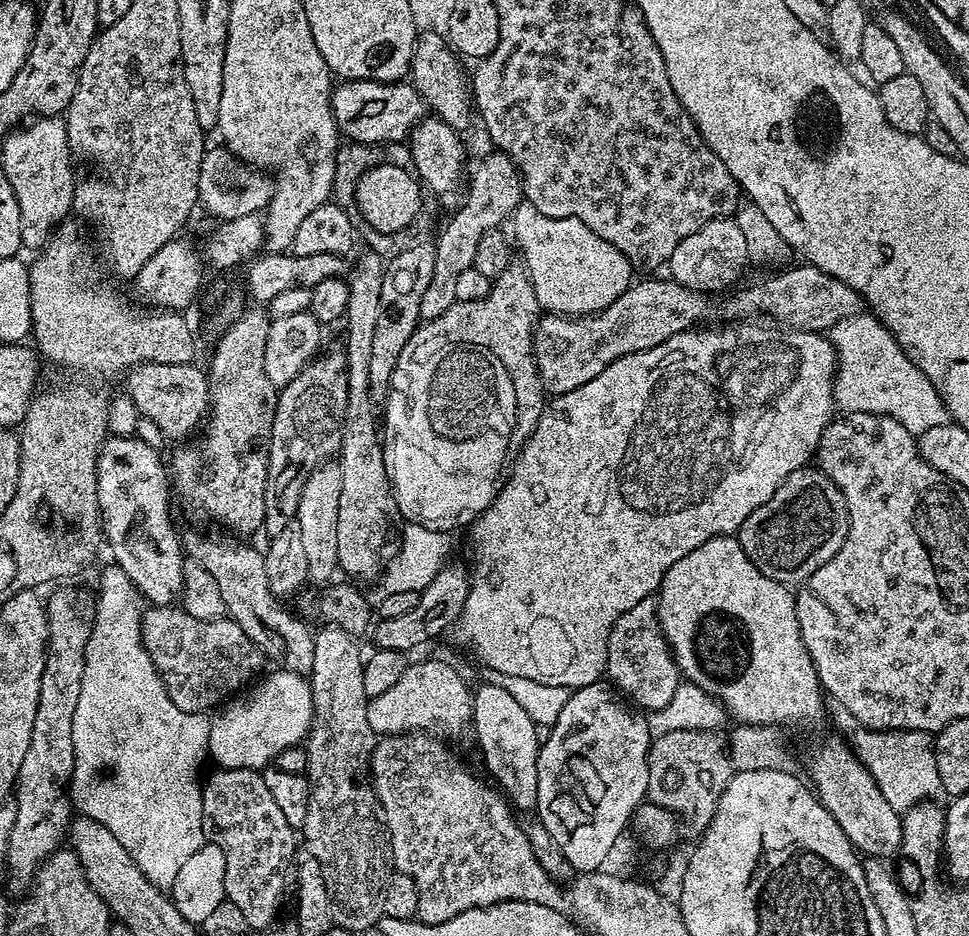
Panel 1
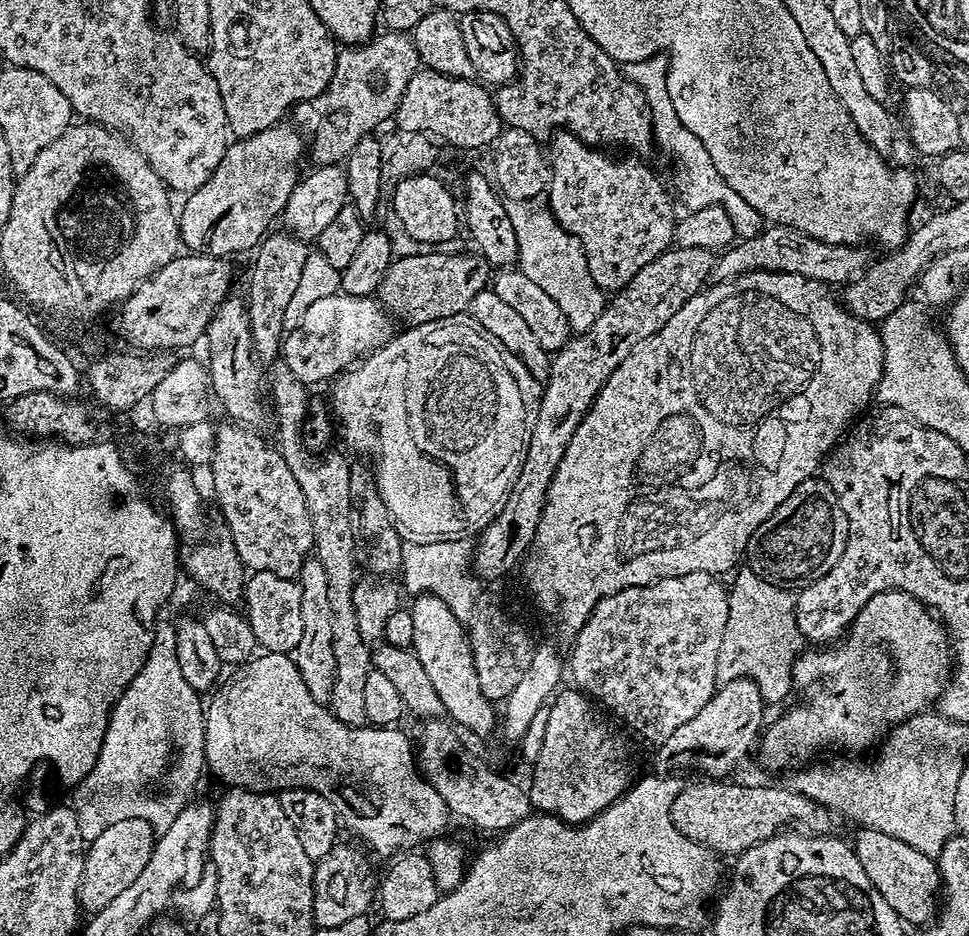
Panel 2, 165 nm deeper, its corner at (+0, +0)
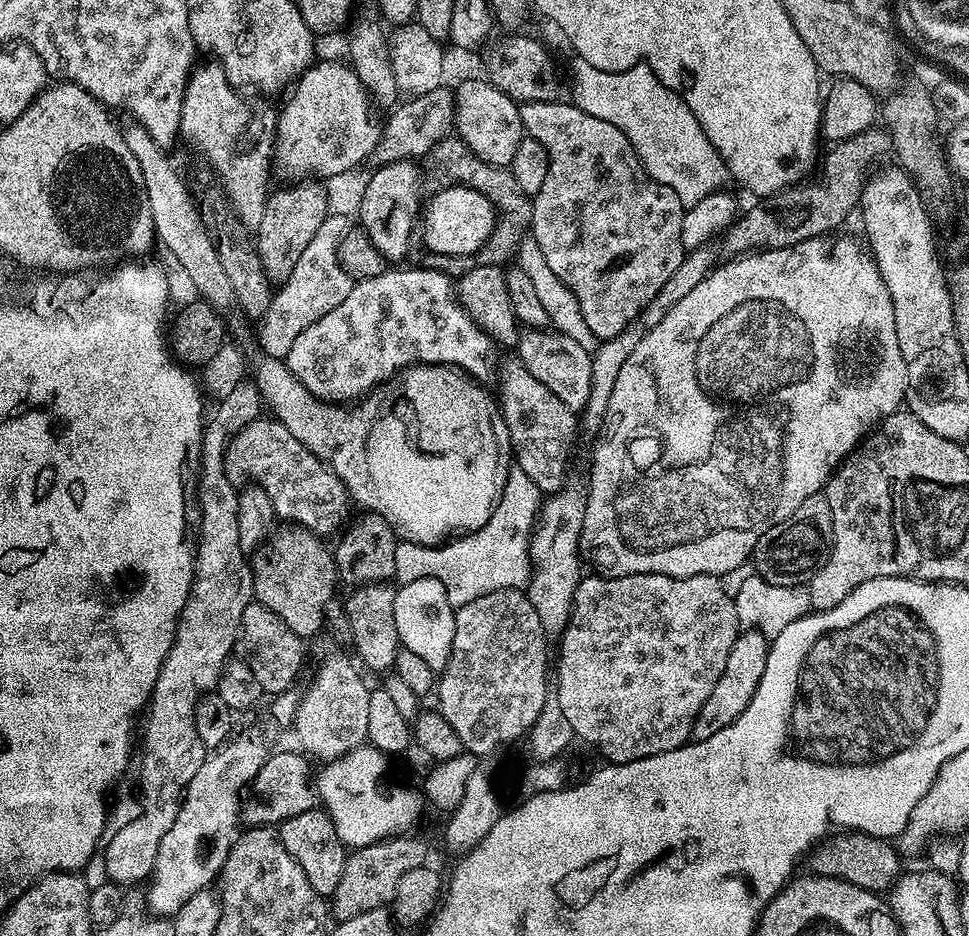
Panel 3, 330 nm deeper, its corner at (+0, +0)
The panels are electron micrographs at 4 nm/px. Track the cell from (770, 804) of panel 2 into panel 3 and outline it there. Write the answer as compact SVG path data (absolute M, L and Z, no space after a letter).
M845 831L843 834L829 835L820 841L806 857L811 871L818 876L829 876L835 880L845 880L867 892L884 894L902 874L902 856L887 839L868 836L865 832Z

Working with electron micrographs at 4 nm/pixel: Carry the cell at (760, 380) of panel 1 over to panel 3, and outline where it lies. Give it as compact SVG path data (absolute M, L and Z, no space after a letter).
M819 238L802 241L789 248L765 248L751 251L729 259L729 264L722 265L723 263L721 263L719 266L713 267L712 271L708 273L708 277L702 282L698 282L698 286L694 286L694 290L690 290L690 294L686 294L686 298L682 298L682 302L678 302L678 306L674 306L674 310L670 310L670 314L666 314L666 318L662 318L662 322L658 322L658 326L650 329L640 339L638 346L634 346L634 350L630 350L630 358L626 358L626 362L622 362L622 370L618 370L618 382L614 382L614 394L610 394L610 406L604 415L603 424L598 429L600 437L596 440L596 457L592 460L592 477L589 478L588 484L586 483L588 501L584 515L584 529L580 531L580 543L583 551L585 553L588 551L592 555L592 564L596 567L593 569L597 573L607 577L662 574L674 578L686 578L687 576L719 578L730 570L749 563L752 551L756 549L758 538L762 538L762 534L766 534L766 530L770 530L770 526L790 518L790 514L794 514L794 510L798 510L798 506L802 506L802 502L806 502L806 498L821 495L829 476L848 457L849 452L864 439L867 433L873 431L880 421L894 415L905 403L908 391L908 371L906 362L902 358L902 350L898 346L898 330L894 330L894 302L890 302L890 290L886 290L886 282L882 282L882 274L878 270L876 261L872 259L871 251L861 241L860 245L856 240L836 240L832 245L823 244L824 242Z

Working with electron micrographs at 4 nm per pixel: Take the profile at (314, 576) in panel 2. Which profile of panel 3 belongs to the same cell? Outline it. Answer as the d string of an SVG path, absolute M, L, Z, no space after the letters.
M332 652L316 668L316 677L308 684L308 689L303 689L300 705L296 711L294 729L296 728L296 740L301 744L309 757L317 756L320 762L336 760L345 756L350 750L361 747L367 741L368 731L366 721L370 707L370 684L360 677L361 669L351 659L347 660L340 652Z

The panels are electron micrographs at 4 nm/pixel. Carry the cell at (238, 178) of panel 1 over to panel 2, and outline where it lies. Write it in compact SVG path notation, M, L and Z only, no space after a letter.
M385 31L383 35L377 35L367 44L341 47L336 53L336 69L326 86L326 90L318 98L301 100L296 105L294 116L296 115L297 122L295 121L295 123L305 133L308 131L312 135L310 156L312 152L313 161L311 163L313 165L344 162L363 136L375 133L377 131L375 128L379 124L384 124L387 120L389 123L395 117L402 94L408 88L412 75L421 67L421 63L416 48L405 33Z

